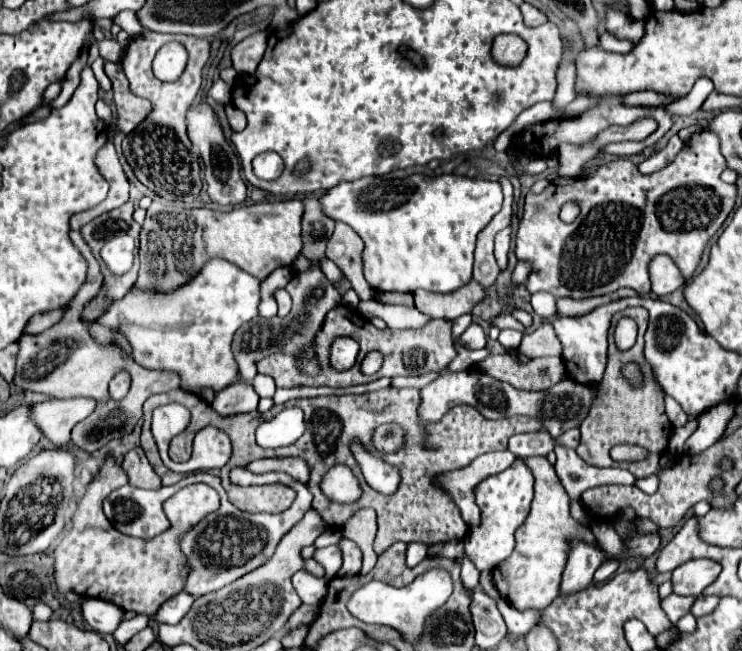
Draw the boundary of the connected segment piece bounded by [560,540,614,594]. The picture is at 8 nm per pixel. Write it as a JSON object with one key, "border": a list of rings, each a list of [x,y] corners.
{"border":[[[572,540],[572,548],[568,550],[568,562],[562,574],[560,594],[574,594],[584,590],[592,582],[592,574],[604,560],[612,560],[608,552],[598,548],[596,544],[584,544],[582,540]]]}

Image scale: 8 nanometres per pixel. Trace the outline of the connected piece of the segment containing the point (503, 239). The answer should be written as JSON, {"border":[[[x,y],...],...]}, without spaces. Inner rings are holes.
{"border":[[[504,228],[502,232],[496,234],[496,246],[494,246],[494,255],[500,270],[506,270],[508,266],[508,252],[510,252],[510,234],[512,228]]]}

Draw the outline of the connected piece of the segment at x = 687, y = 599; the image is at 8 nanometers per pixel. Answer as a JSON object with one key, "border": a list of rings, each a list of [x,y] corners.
{"border":[[[668,596],[662,600],[662,608],[664,608],[668,620],[672,624],[676,624],[684,614],[690,612],[694,600],[696,600],[694,596]]]}

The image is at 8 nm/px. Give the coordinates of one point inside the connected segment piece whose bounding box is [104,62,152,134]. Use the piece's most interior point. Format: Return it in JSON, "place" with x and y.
{"place":[132,110]}

